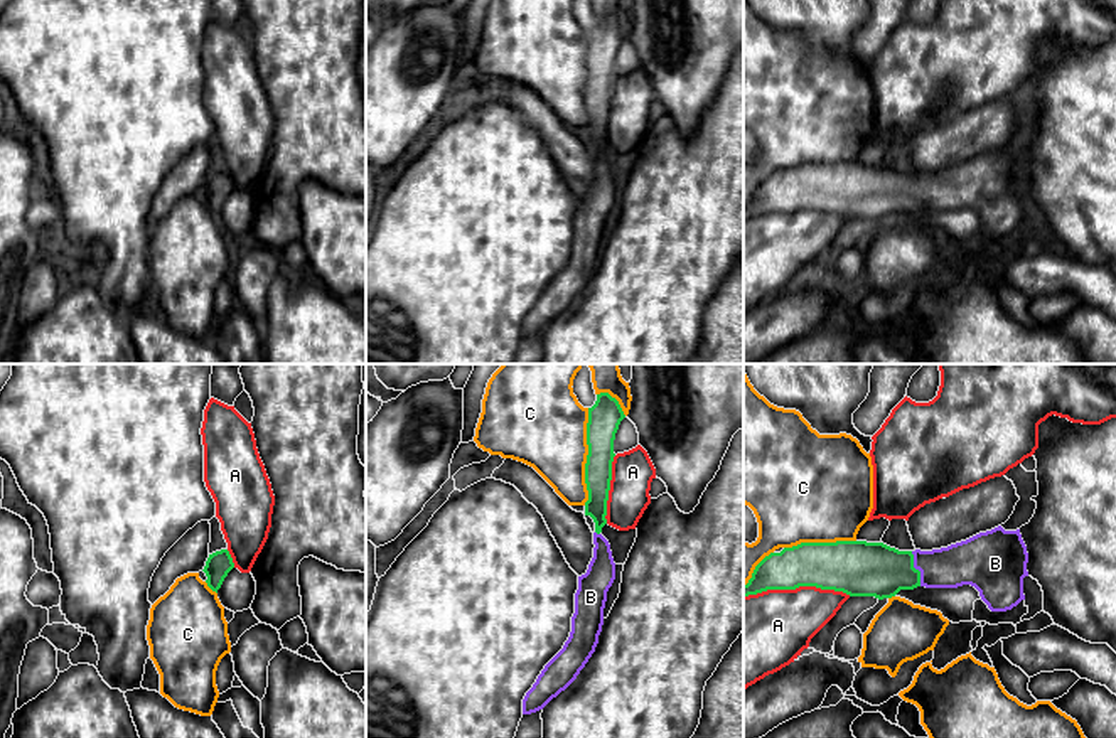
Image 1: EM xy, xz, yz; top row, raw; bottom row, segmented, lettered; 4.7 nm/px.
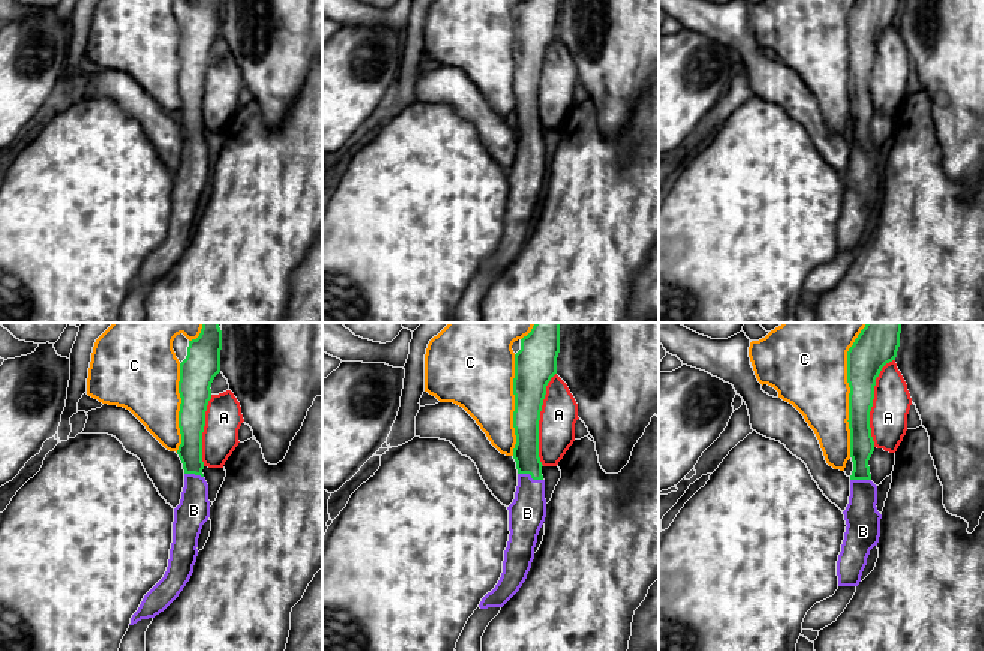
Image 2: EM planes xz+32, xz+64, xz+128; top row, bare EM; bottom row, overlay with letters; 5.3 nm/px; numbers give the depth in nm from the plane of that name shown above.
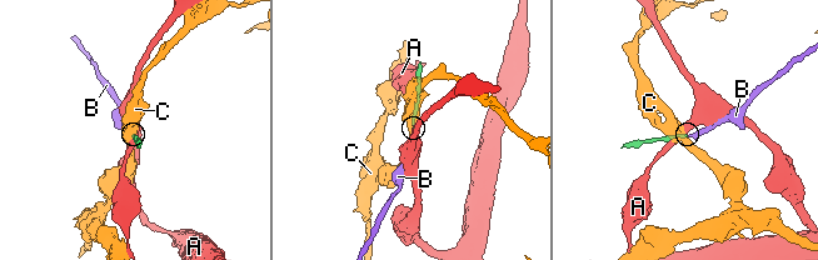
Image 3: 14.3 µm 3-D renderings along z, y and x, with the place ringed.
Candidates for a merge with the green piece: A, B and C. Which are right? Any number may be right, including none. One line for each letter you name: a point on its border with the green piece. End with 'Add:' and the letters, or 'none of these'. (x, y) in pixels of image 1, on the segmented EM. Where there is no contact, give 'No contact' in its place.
B: Touches green at yz (914, 568)
Add: B

